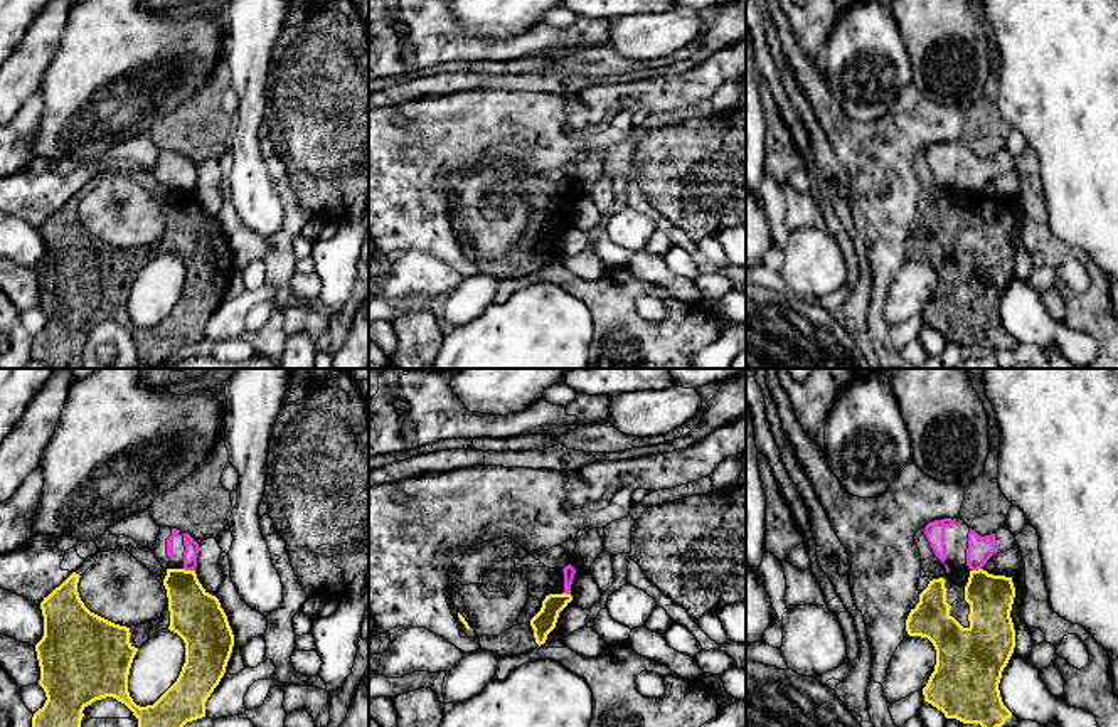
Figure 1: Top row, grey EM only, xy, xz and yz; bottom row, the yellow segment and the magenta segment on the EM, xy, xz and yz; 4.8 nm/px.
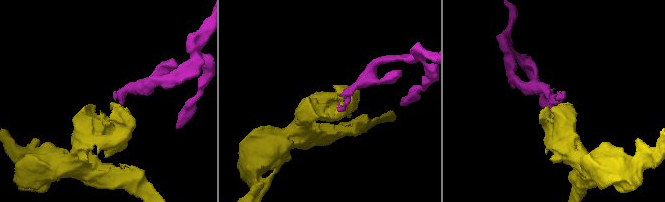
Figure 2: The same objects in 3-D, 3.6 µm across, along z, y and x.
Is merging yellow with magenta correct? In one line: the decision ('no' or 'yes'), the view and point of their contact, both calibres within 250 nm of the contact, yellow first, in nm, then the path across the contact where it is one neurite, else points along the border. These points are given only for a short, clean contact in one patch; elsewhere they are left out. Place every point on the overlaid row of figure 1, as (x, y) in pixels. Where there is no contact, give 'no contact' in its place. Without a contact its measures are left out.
no; meets yellow in xy at (189, 571); 240 nm thick on the yellow side, 70 nm on the other; border along xy (184, 567), (194, 571)

